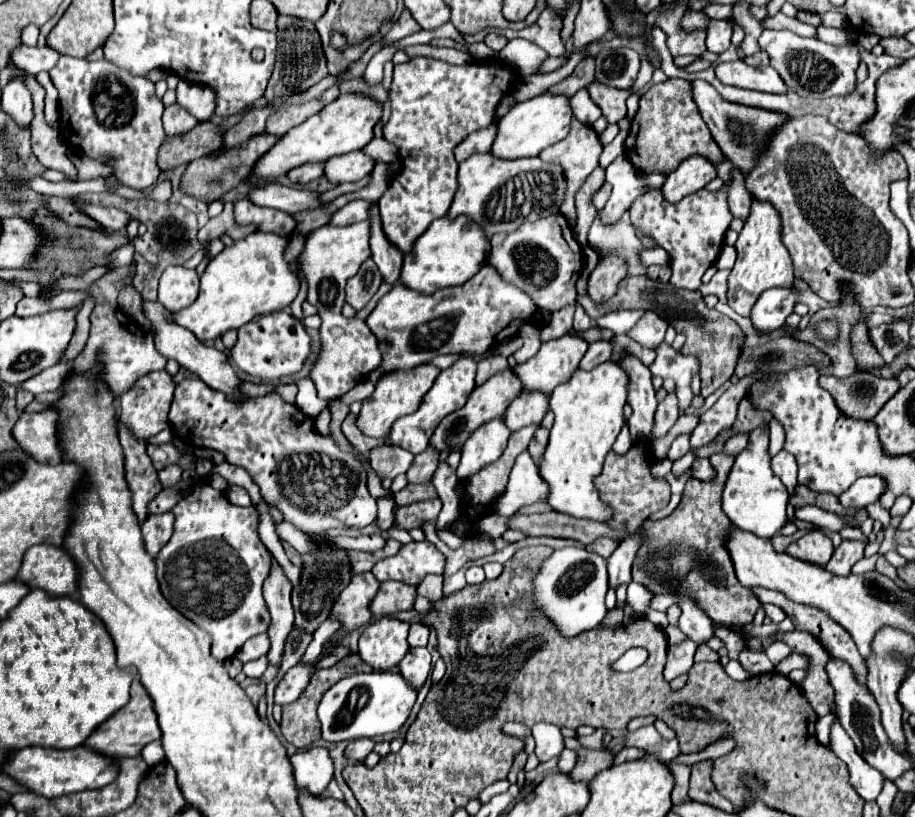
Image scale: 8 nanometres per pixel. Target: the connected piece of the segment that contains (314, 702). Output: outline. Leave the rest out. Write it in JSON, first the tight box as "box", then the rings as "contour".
{"box":[281,655,371,747],"contour":[[[349,655],[349,657],[345,657],[343,661],[339,661],[337,665],[329,667],[329,669],[319,669],[319,671],[311,677],[311,683],[307,685],[307,689],[303,691],[303,695],[301,695],[295,703],[283,707],[281,733],[283,733],[283,737],[285,737],[287,743],[291,743],[291,745],[295,745],[295,747],[307,747],[307,745],[311,745],[313,741],[321,739],[321,723],[319,723],[319,717],[317,717],[319,701],[321,701],[321,697],[323,697],[323,693],[325,693],[327,689],[331,689],[339,679],[351,675],[353,671],[357,671],[357,673],[369,673],[371,667],[369,667],[367,663],[363,663],[363,659],[361,659],[359,655]]]}

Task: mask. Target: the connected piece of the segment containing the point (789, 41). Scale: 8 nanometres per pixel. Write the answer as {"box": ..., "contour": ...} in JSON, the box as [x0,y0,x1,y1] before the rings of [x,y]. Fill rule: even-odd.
{"box":[759,29,859,99],"contour":[[[765,29],[759,37],[759,45],[763,51],[769,53],[771,67],[781,75],[785,85],[803,97],[823,99],[833,95],[847,95],[855,89],[855,71],[859,65],[857,45],[835,47],[815,37],[801,37],[787,29],[783,31]]]}

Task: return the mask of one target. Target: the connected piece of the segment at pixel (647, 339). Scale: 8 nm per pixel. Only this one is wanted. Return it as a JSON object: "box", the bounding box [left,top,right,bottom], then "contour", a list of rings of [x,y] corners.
{"box":[631,311,667,349],"contour":[[[647,311],[641,317],[641,321],[631,329],[631,337],[643,347],[657,349],[665,337],[665,331],[667,331],[667,321],[661,319],[657,313]]]}

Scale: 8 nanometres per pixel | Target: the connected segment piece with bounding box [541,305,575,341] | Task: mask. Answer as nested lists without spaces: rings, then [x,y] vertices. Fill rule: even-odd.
[[[573,305],[555,311],[551,315],[551,321],[545,323],[543,329],[541,329],[541,341],[551,341],[551,339],[557,339],[557,337],[563,337],[571,329],[573,311],[575,311]]]

